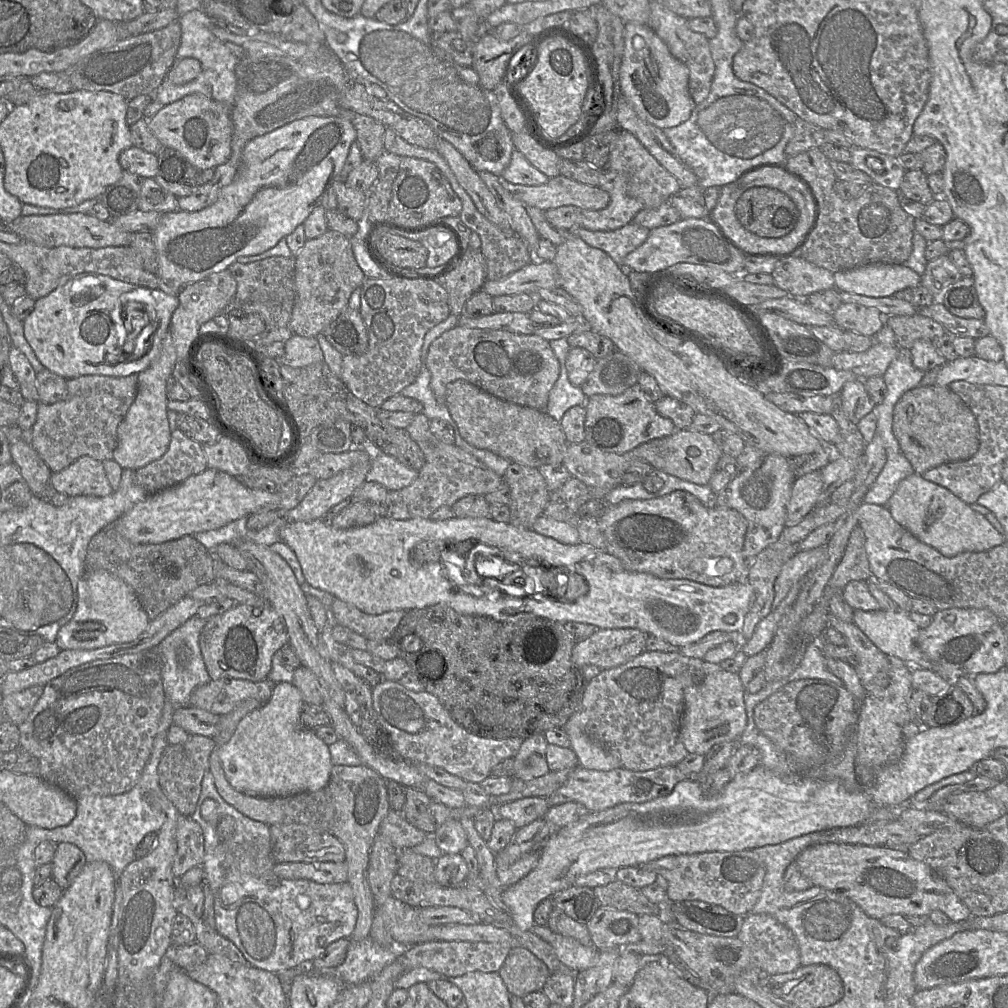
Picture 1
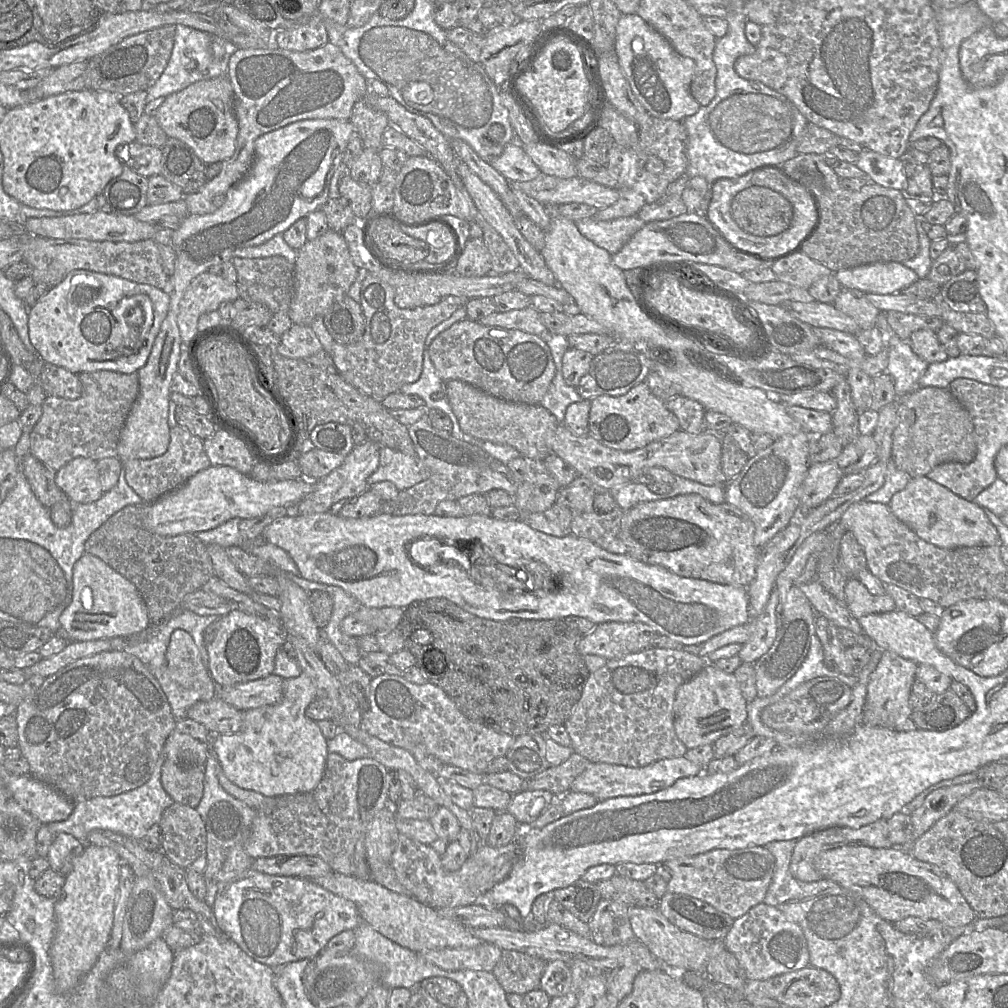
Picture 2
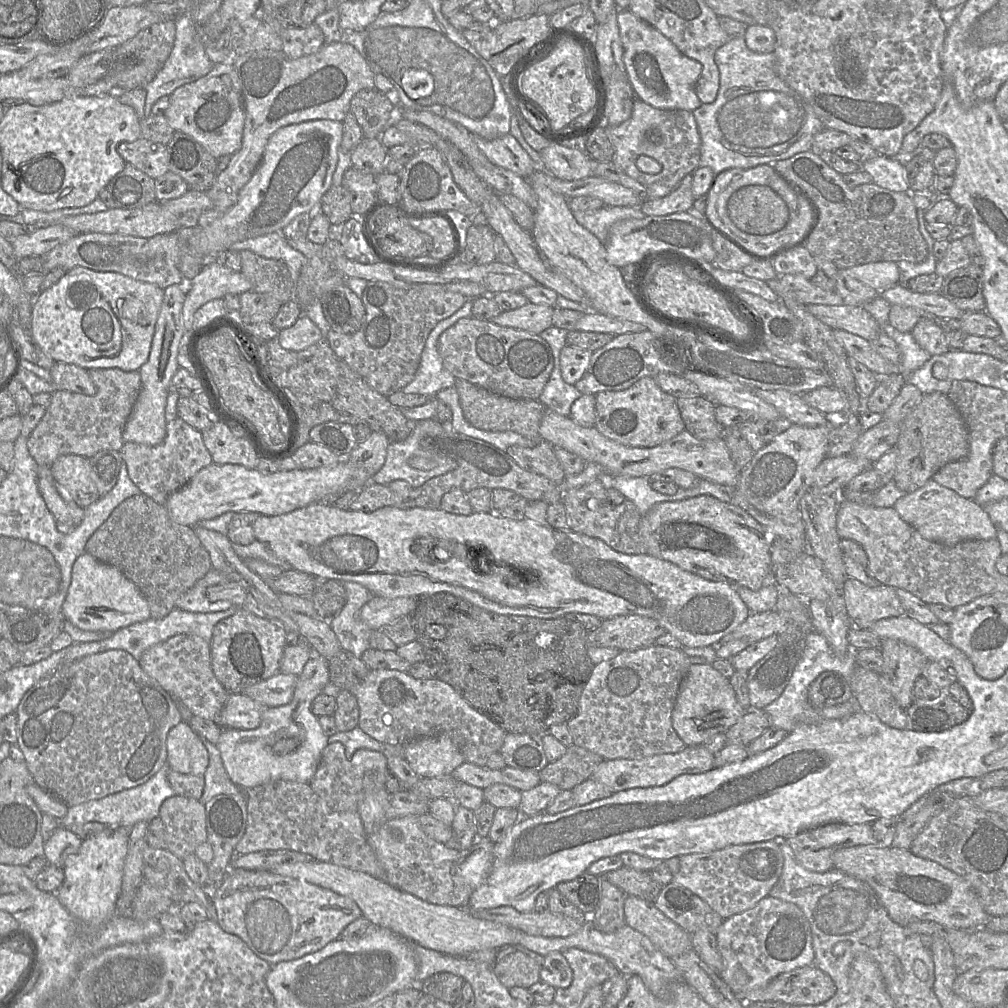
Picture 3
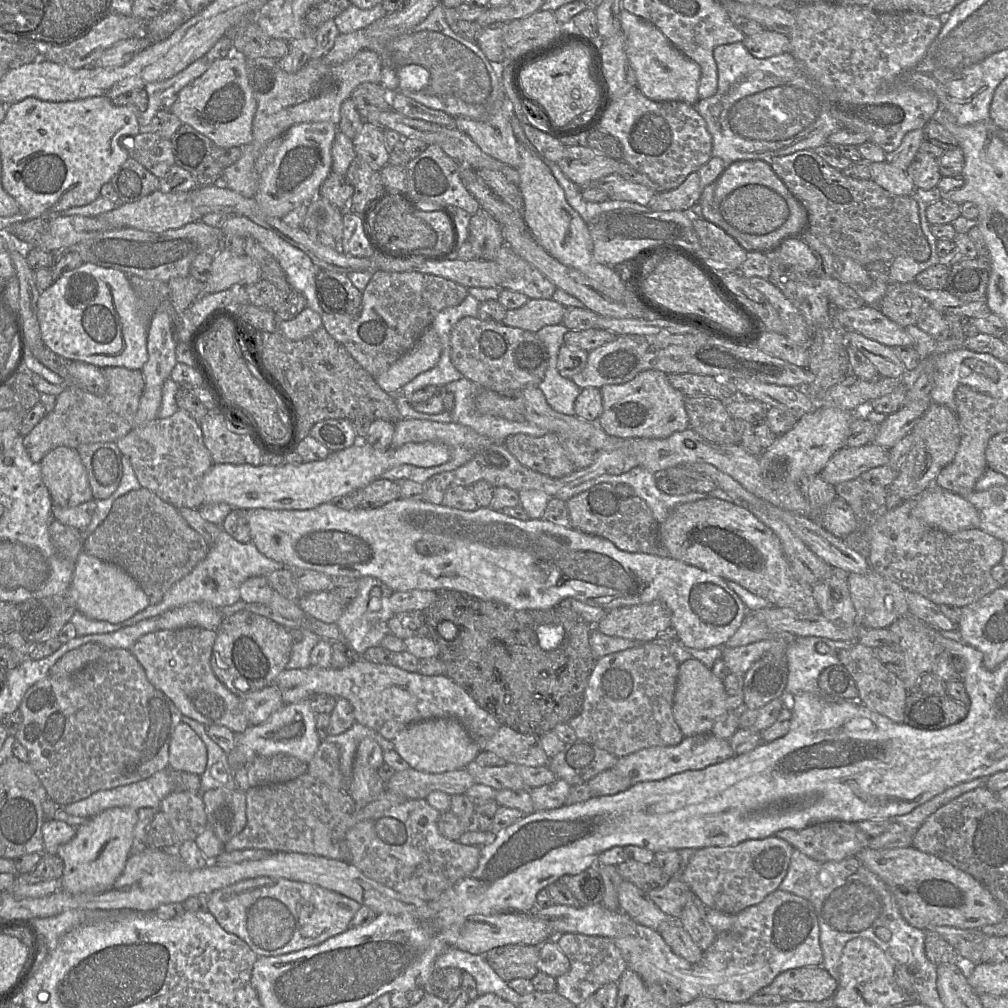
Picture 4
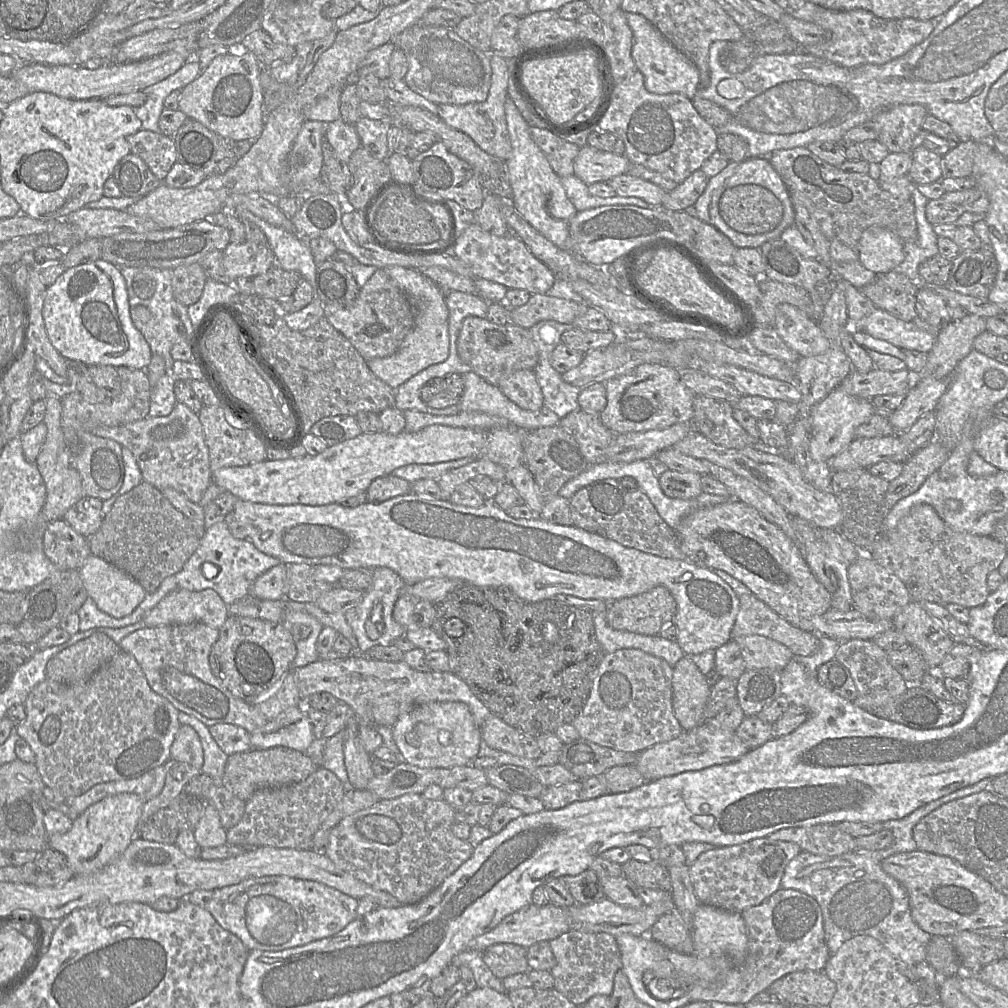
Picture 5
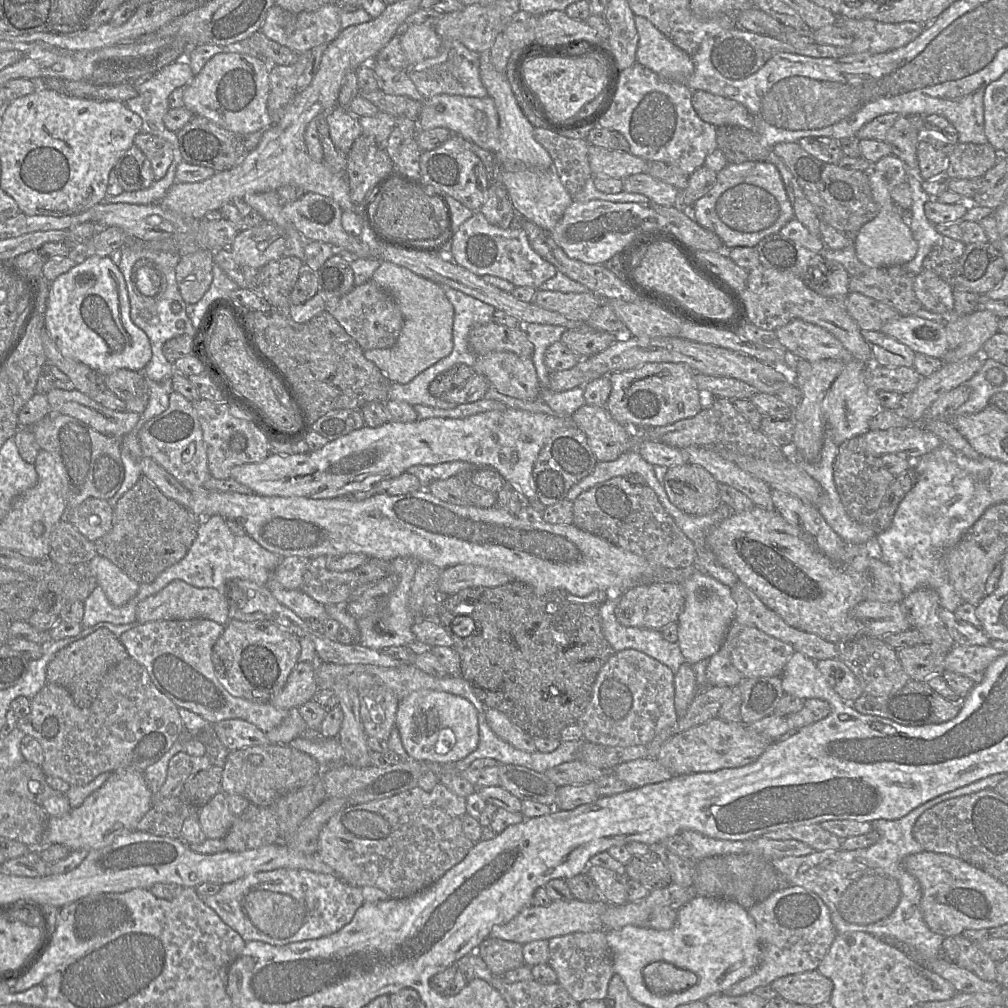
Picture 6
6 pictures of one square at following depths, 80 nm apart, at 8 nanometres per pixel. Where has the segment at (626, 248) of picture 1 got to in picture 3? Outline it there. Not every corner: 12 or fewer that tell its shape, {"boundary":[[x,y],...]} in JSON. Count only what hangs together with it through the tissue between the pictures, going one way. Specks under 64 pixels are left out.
{"boundary":[[640,207],[572,211],[577,222],[606,242],[616,222],[644,218]]}

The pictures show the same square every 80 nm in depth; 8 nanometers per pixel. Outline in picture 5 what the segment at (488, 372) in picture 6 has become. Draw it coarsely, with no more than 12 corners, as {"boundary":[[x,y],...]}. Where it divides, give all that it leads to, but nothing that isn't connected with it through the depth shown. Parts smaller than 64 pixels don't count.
{"boundary":[[517,370],[498,383],[520,408],[544,405],[535,371]]}

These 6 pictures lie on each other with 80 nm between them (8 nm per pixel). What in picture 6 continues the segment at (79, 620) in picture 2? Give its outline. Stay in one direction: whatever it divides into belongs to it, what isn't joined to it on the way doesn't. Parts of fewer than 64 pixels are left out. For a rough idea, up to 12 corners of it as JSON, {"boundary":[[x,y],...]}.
{"boundary":[[106,557],[88,565],[113,605],[123,606],[140,584]]}

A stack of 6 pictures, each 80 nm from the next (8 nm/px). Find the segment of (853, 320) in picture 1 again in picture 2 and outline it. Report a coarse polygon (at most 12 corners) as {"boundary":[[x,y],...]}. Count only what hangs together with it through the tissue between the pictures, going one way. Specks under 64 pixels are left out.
{"boundary":[[841,288],[833,304],[860,330],[874,327],[880,312],[866,293]]}

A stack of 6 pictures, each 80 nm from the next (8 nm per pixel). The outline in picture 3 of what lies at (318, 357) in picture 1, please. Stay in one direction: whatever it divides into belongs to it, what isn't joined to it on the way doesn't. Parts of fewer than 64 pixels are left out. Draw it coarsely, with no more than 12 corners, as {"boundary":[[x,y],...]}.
{"boundary":[[306,314],[280,330],[282,348],[304,350],[322,338]]}

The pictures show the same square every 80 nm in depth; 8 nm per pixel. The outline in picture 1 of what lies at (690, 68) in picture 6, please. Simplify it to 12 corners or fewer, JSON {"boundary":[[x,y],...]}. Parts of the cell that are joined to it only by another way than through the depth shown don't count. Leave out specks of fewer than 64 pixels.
{"boundary":[[625,23],[623,97],[675,127],[696,106],[689,69],[648,24]]}

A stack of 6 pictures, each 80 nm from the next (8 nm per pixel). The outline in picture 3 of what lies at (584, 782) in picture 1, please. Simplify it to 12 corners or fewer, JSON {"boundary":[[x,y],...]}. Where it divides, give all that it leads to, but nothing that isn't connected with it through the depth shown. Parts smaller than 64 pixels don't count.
{"boundary":[[705,745],[603,760],[591,778],[611,793],[663,786],[714,768]]}

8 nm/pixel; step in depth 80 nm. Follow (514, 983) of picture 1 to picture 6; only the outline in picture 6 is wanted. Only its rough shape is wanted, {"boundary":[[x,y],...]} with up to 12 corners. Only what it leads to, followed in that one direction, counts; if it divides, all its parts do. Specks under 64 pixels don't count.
{"boundary":[[487,937],[476,953],[496,976],[523,964],[523,945]]}

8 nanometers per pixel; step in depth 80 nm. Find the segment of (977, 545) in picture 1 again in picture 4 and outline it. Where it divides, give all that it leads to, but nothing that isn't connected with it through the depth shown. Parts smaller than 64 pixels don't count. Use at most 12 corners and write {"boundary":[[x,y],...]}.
{"boundary":[[936,483],[913,515],[945,533],[978,528],[978,510]]}

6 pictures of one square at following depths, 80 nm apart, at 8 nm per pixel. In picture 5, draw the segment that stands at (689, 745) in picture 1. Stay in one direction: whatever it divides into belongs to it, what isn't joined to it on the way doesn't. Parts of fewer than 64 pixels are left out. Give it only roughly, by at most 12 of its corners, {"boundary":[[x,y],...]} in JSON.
{"boundary":[[689,658],[673,667],[683,731],[701,725],[711,682]]}

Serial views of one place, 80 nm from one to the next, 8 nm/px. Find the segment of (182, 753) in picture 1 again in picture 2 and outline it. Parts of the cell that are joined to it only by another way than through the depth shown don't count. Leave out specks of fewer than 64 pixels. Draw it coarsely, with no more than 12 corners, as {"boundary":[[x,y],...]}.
{"boundary":[[170,760],[161,783],[174,802],[197,808],[205,765],[184,768]]}

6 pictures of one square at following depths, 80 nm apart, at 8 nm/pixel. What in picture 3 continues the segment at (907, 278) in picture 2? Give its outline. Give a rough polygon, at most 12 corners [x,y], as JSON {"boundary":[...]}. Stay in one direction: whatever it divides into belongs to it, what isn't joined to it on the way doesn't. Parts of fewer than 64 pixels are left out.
{"boundary":[[896,262],[862,264],[844,272],[883,292],[899,283]]}

